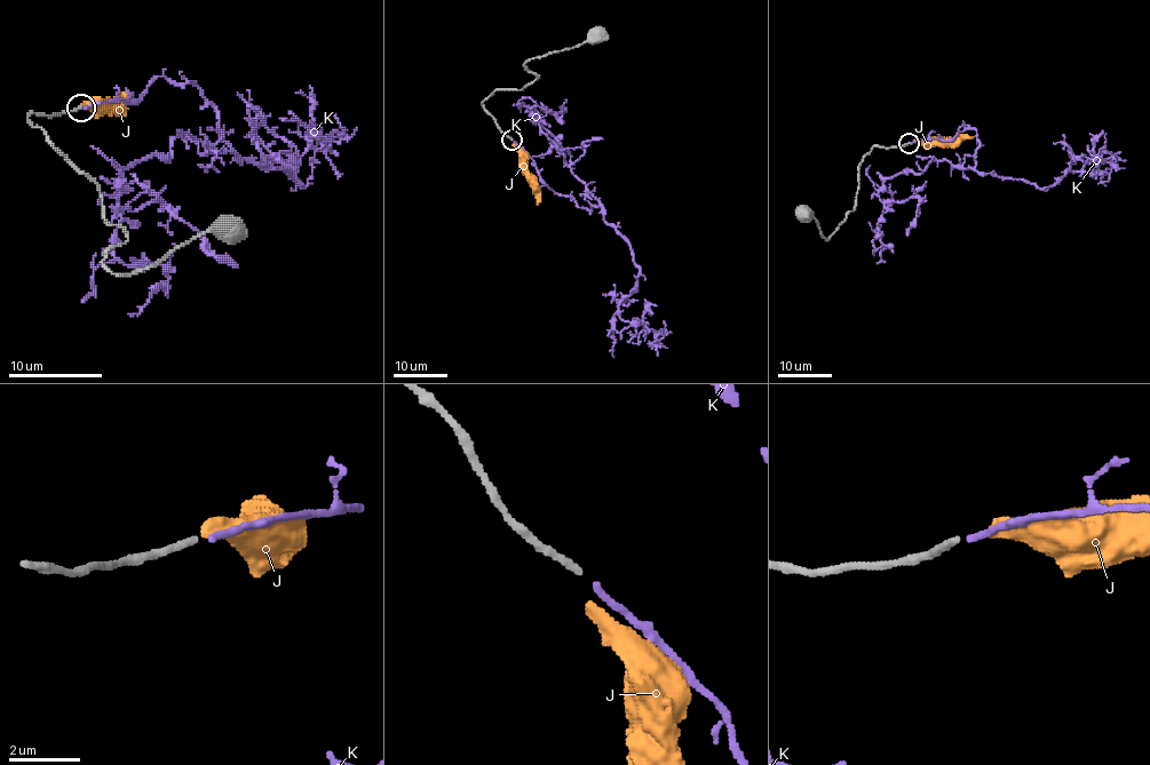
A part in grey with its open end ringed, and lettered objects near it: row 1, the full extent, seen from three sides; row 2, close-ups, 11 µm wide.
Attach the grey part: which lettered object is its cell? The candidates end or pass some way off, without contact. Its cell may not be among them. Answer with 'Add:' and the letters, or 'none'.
Add: K

